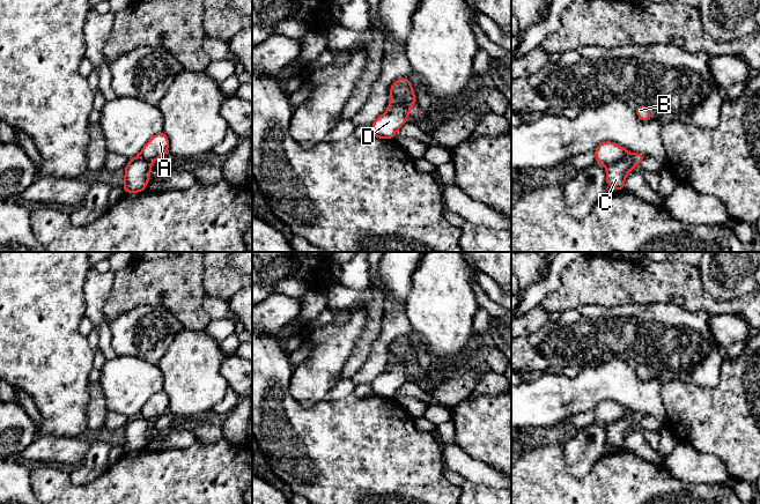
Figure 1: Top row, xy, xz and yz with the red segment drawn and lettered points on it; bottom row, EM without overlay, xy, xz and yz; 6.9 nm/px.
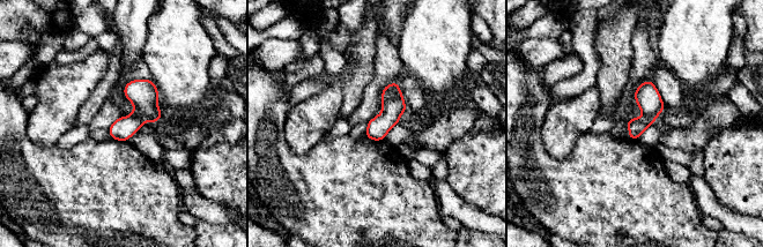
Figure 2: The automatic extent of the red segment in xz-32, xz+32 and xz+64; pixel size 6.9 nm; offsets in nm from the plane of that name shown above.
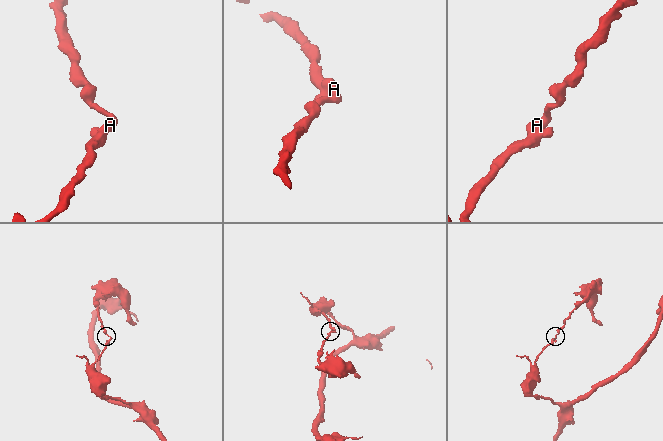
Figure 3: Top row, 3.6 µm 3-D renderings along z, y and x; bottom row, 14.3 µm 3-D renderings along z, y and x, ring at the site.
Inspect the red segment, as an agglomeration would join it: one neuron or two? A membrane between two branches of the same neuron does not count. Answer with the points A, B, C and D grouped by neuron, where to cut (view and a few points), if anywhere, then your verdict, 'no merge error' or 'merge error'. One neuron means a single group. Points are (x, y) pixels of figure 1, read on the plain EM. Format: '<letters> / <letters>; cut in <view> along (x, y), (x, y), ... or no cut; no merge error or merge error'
A B / C D; cut in yz along (629, 413), (606, 424); merge error

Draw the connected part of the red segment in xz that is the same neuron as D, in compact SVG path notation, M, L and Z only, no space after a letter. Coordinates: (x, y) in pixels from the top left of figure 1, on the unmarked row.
M391 355L386 371L371 383L374 396L392 399L397 390L408 379L408 373L406 363Z

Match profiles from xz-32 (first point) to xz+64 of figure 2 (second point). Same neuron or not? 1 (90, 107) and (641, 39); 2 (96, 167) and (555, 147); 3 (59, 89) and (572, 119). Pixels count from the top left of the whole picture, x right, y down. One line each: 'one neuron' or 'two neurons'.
1: two neurons
2: two neurons
3: one neuron

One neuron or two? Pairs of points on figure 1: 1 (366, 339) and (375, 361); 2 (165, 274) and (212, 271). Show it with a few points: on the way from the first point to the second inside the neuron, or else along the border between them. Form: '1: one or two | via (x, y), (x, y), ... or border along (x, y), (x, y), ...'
1: two | border along (381, 324), (381, 334), (356, 372)
2: two | border along (203, 264), (203, 289), (206, 294)

